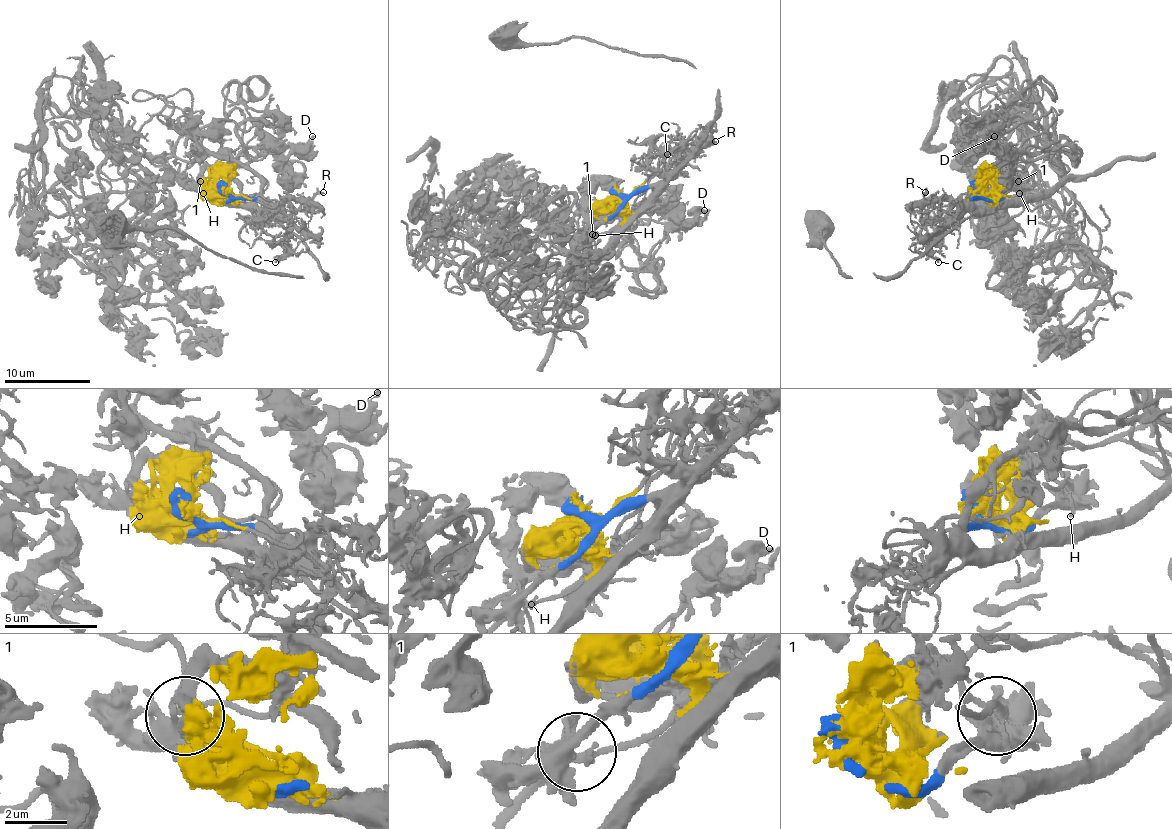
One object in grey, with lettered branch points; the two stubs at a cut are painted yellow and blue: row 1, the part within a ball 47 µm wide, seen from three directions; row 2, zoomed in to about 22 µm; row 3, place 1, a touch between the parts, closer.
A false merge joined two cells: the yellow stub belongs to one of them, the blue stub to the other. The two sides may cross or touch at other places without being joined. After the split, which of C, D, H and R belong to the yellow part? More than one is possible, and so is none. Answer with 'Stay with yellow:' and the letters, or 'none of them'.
Stay with yellow: D, H

